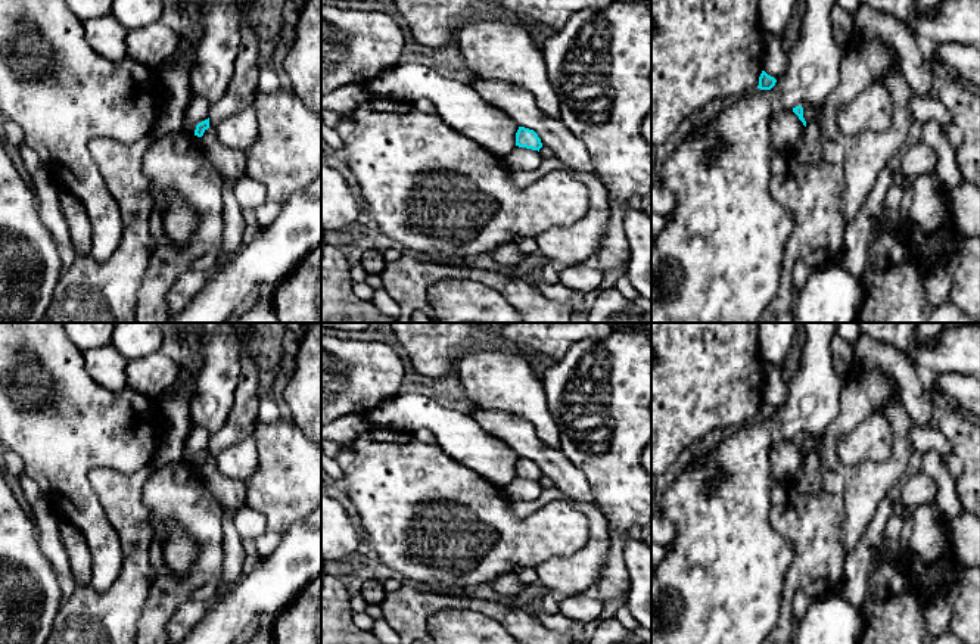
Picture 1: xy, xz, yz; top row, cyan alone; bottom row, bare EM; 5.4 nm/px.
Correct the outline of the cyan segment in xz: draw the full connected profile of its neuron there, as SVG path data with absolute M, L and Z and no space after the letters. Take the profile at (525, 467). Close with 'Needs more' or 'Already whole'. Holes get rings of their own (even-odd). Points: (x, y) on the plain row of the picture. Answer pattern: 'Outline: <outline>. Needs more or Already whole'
Outline: M519 457L516 463L516 476L539 482L539 479L542 477L542 473L533 460Z. Already whole

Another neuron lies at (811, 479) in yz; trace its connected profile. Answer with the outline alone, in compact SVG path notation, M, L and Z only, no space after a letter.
M806 435L803 438L803 448L806 451L806 461L802 472L796 476L796 485L799 491L809 494L819 494L824 488L824 467L818 460L815 451L815 438L813 435Z

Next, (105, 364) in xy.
M112 343L84 351L85 370L103 389L118 392L127 388L127 361Z

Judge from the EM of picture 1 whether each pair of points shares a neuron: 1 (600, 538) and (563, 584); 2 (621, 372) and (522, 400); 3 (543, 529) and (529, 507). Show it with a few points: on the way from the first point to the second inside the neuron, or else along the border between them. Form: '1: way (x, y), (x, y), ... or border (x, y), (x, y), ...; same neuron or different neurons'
1: way (597, 550), (575, 572); same neuron
2: border (541, 379), (546, 406), (557, 426); different neurons
3: border (563, 497), (525, 519), (510, 510); different neurons

